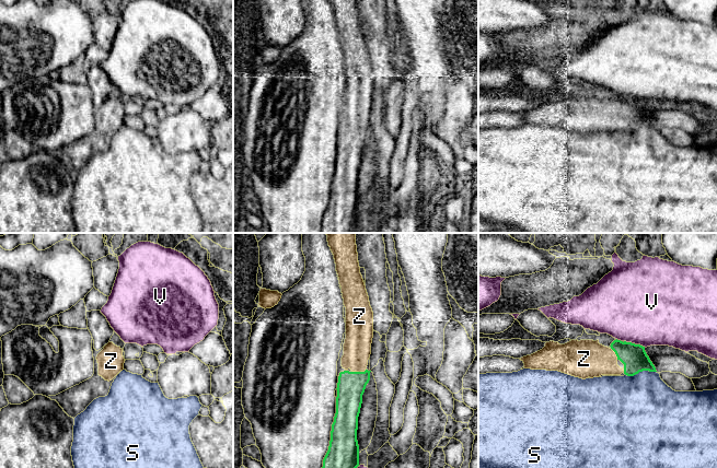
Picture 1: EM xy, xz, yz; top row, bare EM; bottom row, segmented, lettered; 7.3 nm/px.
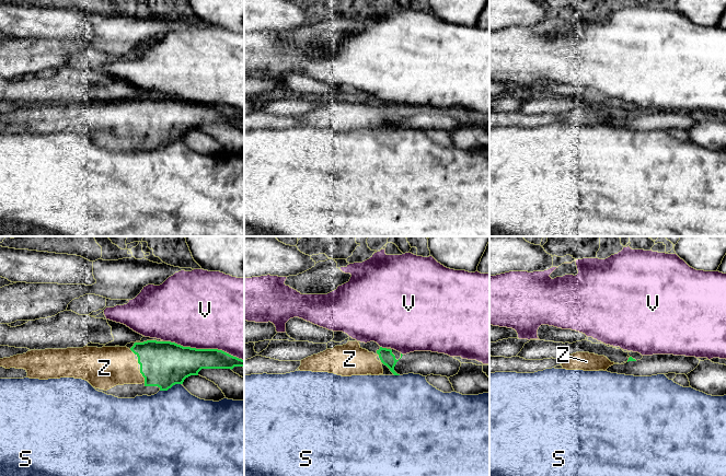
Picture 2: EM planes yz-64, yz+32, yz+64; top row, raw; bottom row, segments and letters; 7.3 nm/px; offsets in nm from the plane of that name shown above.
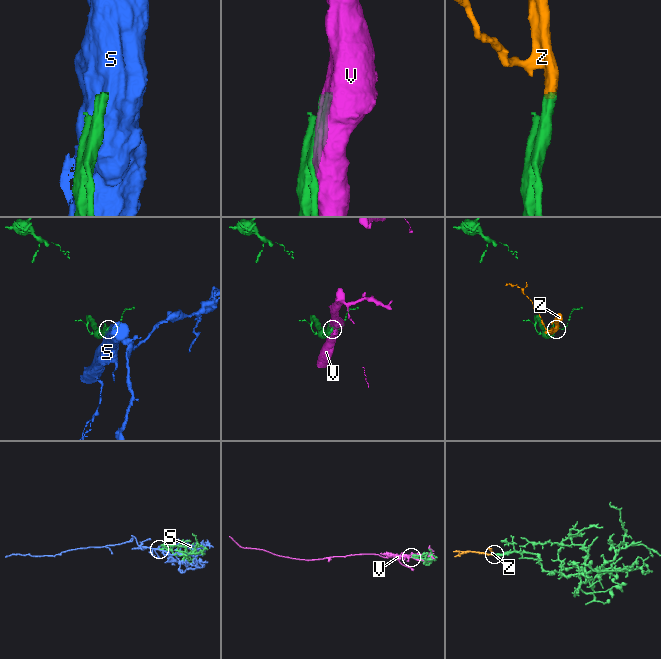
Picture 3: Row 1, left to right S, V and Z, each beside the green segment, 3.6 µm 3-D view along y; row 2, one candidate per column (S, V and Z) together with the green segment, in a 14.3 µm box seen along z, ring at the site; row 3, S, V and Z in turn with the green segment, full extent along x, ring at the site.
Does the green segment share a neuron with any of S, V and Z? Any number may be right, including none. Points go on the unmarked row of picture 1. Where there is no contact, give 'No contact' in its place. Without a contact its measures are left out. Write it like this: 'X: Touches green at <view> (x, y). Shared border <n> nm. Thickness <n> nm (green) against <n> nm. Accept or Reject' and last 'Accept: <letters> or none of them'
S: Touches green at yz (640, 126). Shared border 240 nm. Thickness 190 nm (green) against 460 nm. Reject
V: Touches green at yz (634, 98). Shared border 170 nm. Thickness 190 nm (green) against 500 nm. Reject
Z: Touches green at xz (358, 127). Shared border 110 nm. Thickness 200 nm (green) against 200 nm. Accept
Accept: Z

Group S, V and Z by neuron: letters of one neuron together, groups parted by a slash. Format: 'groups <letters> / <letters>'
groups S / V / Z

